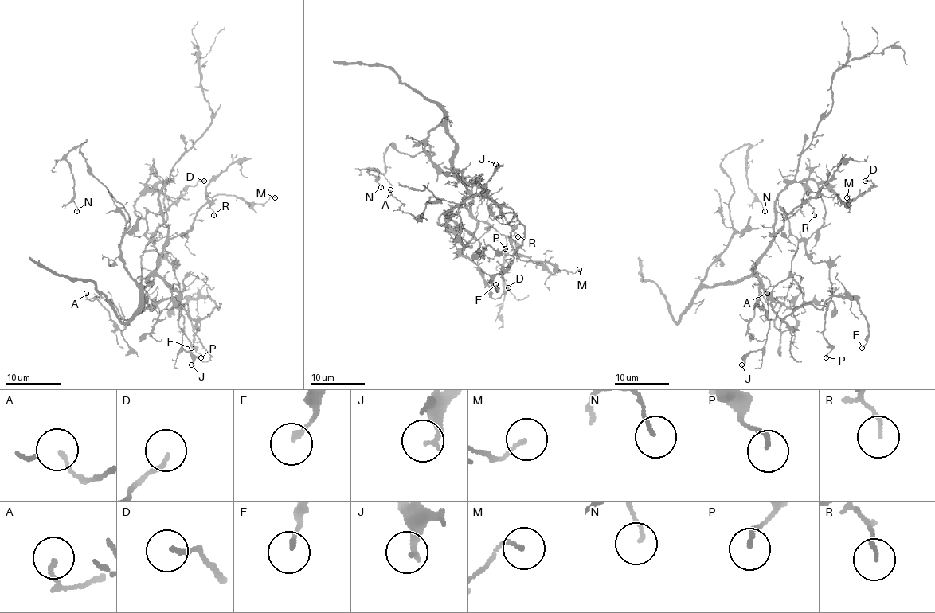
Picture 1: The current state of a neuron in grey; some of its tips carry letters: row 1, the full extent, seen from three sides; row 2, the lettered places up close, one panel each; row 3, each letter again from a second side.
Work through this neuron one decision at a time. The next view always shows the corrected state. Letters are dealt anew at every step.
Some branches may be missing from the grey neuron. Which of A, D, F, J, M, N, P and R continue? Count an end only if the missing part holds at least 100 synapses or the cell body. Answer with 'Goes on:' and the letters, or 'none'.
Goes on: none

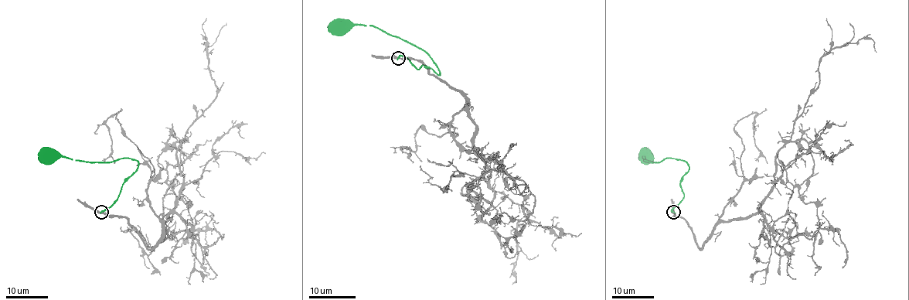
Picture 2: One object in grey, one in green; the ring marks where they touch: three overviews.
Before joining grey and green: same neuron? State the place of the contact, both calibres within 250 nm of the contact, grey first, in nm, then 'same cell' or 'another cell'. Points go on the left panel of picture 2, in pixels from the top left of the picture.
place (101, 212); calibres 360 and 320 nm; another cell

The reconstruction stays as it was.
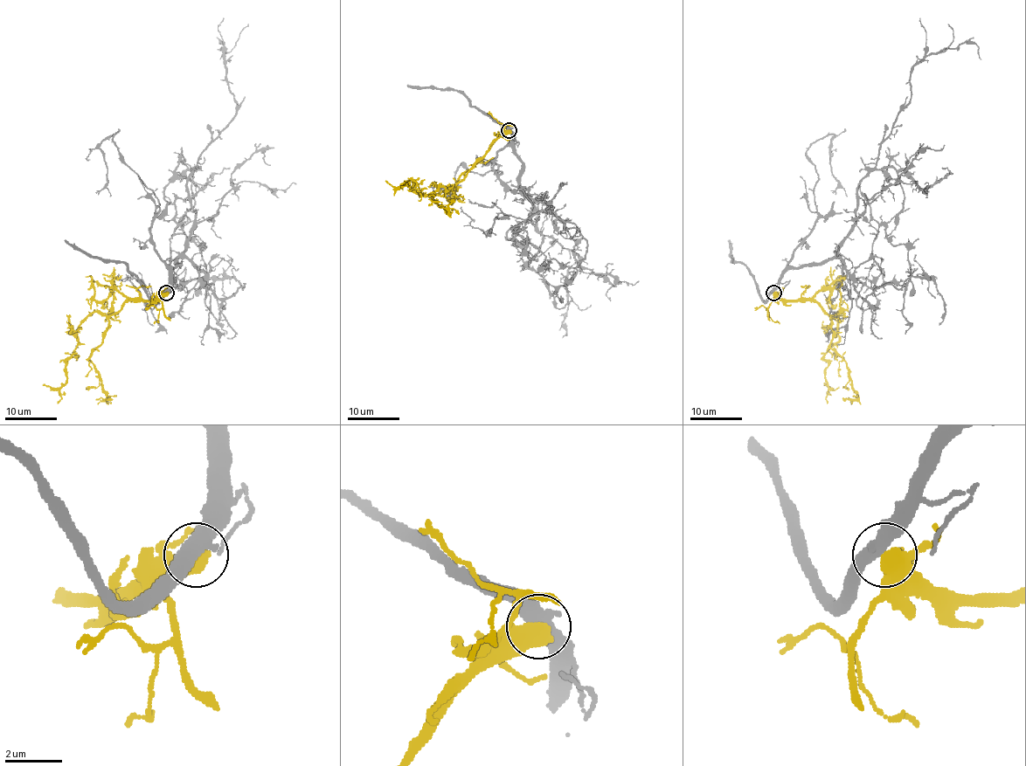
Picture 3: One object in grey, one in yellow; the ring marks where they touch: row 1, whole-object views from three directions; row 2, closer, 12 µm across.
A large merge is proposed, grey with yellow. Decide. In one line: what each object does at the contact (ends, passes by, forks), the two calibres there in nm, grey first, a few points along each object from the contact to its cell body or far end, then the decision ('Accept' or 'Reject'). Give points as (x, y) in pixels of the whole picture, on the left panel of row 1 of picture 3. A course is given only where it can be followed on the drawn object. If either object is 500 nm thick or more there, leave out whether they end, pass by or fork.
Thickness 480 nm (grey) against 700 nm. Course of grey: (166, 292), (169, 268), (179, 265), (196, 219), (186, 177), (237, 105), (224, 44), (220, 58). Course of yellow: (166, 293), (128, 300), (110, 314), (93, 313), (66, 359), (66, 381), (42, 384). Reject

